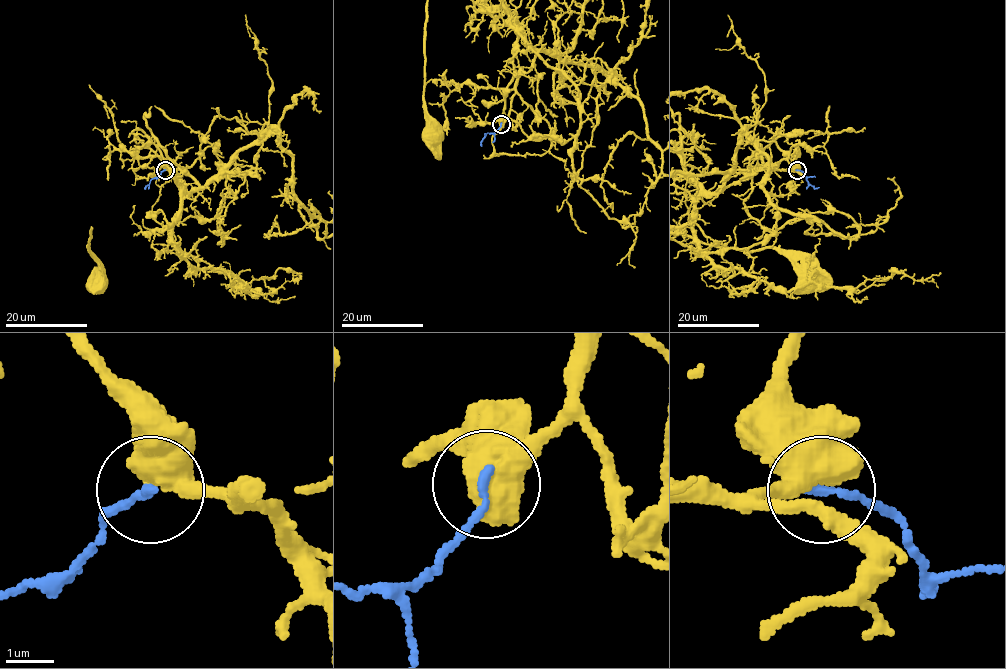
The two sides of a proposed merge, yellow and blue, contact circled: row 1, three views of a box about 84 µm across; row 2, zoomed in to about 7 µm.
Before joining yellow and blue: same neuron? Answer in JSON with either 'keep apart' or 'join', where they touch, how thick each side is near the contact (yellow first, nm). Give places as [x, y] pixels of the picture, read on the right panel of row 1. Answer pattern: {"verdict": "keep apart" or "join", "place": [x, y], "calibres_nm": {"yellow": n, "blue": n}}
{"verdict": "join", "place": [797, 170], "calibres_nm": {"yellow": 650, "blue": 180}}

